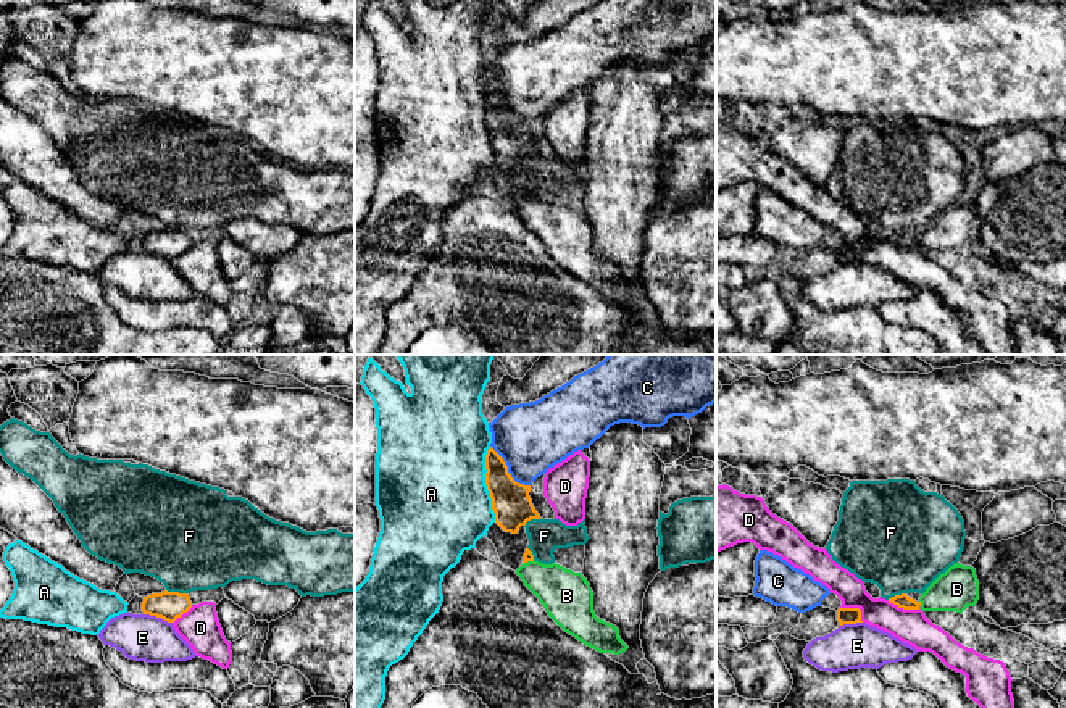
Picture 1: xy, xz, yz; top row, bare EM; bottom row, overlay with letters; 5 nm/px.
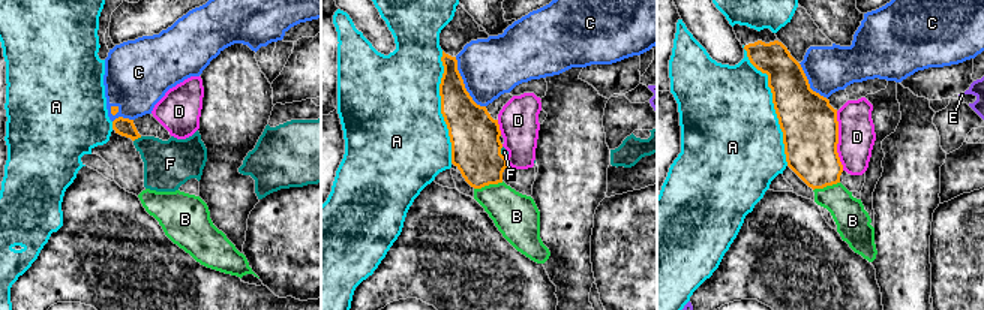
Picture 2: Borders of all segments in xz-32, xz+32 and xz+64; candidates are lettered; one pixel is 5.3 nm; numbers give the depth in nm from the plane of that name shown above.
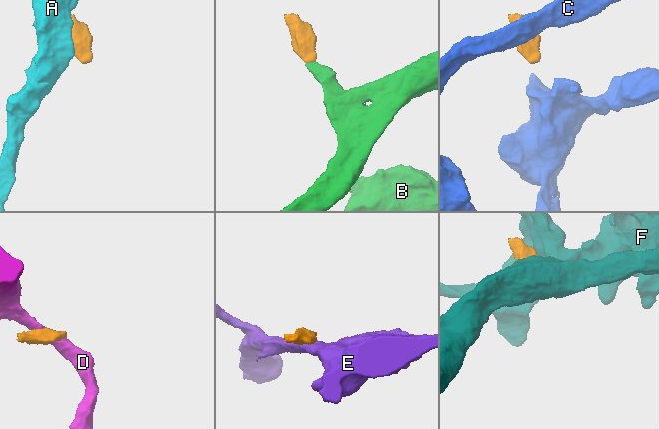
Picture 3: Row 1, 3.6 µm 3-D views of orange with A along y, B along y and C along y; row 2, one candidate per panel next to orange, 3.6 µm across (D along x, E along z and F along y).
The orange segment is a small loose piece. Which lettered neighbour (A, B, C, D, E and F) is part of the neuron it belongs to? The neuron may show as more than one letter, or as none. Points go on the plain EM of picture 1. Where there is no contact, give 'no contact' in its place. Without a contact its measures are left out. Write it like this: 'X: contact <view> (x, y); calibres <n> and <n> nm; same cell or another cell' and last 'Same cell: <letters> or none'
A: contact xz (486, 123); calibres 190 and 500 nm; another cell
B: contact yz (920, 242); calibres 70 and 200 nm; same cell
C: contact xz (507, 108); calibres 190 and 360 nm; another cell
D: contact yz (857, 247); calibres 80 and 150 nm; another cell
E: contact xy (158, 255); calibres 140 and 240 nm; another cell
F: contact xy (176, 231); calibres 140 and 460 nm; another cell
Same cell: B

